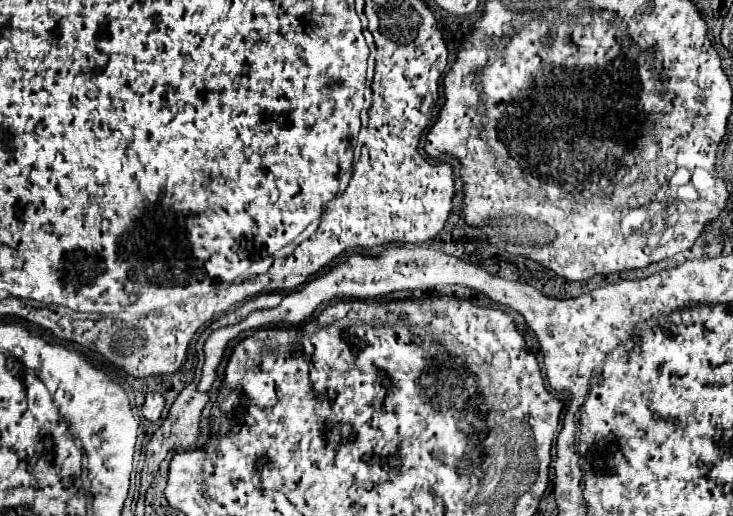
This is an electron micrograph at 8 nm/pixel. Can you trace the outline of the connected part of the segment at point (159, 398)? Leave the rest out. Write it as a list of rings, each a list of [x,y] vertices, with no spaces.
[[[148,394],[146,400],[144,400],[144,406],[142,406],[142,414],[146,420],[150,422],[158,422],[160,416],[162,416],[162,410],[164,410],[164,396],[162,394]]]

